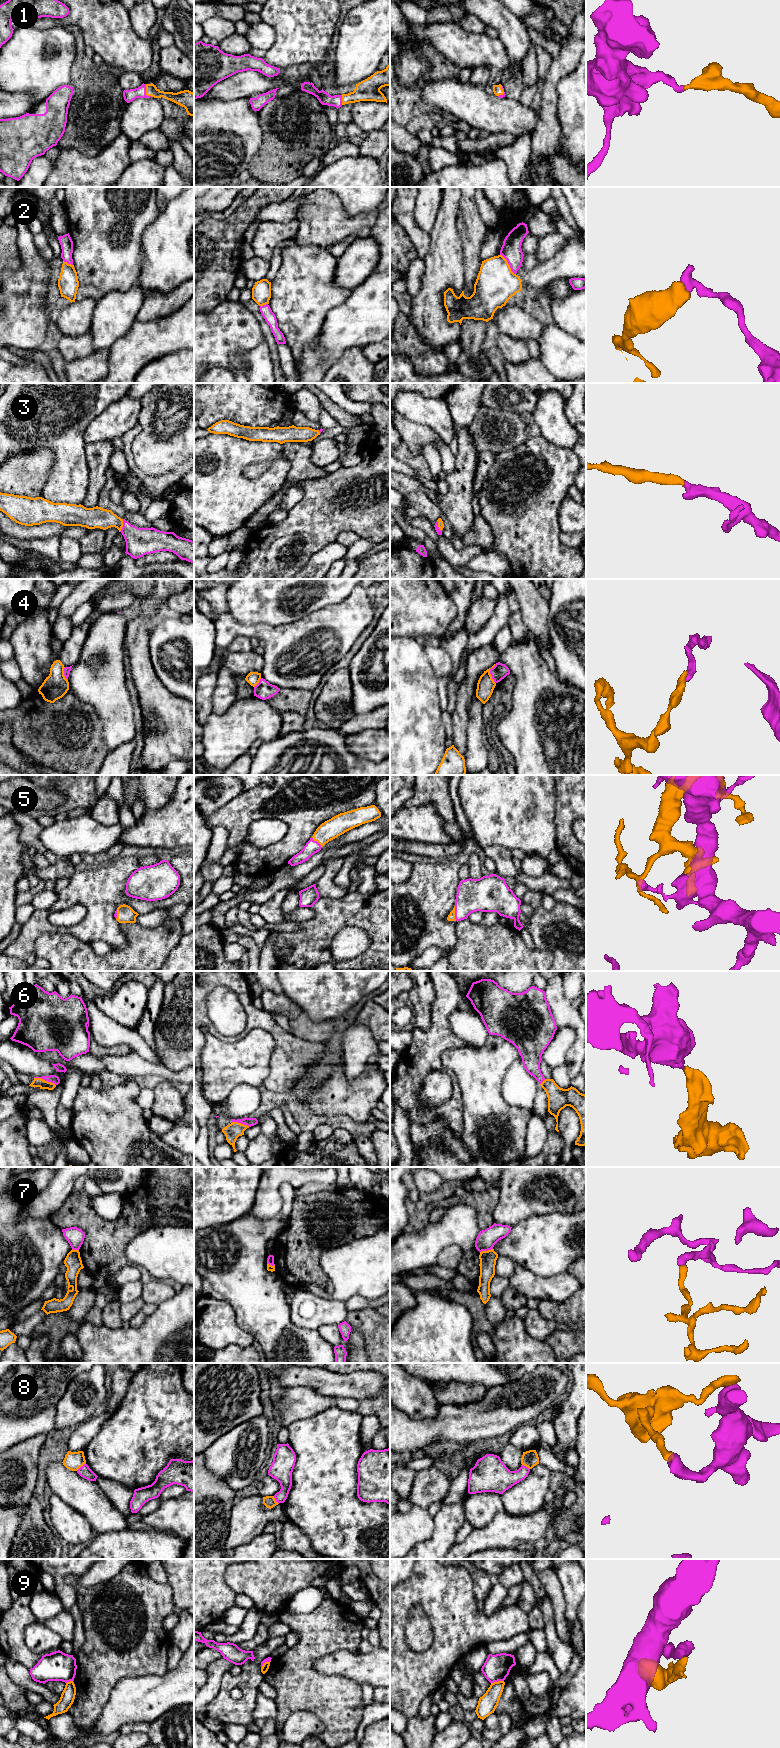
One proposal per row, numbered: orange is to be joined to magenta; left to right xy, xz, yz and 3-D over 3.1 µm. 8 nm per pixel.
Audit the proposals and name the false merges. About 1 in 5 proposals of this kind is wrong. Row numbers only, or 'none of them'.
2, 4, 7, 8, 9

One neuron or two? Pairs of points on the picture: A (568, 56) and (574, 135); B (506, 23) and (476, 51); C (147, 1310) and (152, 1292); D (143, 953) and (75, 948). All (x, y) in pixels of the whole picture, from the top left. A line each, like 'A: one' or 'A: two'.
A: two
B: two
C: two
D: one

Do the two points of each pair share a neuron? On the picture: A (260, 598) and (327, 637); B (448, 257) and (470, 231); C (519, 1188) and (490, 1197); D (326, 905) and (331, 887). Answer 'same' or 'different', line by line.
A: different
B: different
C: different
D: different

